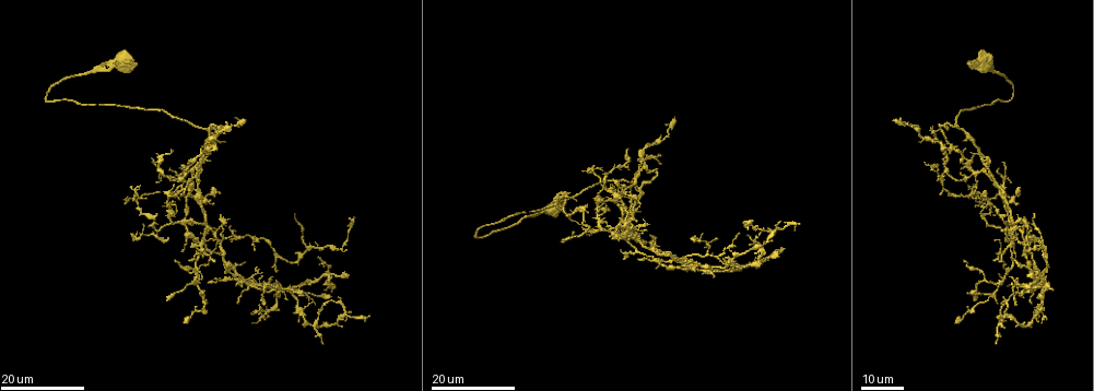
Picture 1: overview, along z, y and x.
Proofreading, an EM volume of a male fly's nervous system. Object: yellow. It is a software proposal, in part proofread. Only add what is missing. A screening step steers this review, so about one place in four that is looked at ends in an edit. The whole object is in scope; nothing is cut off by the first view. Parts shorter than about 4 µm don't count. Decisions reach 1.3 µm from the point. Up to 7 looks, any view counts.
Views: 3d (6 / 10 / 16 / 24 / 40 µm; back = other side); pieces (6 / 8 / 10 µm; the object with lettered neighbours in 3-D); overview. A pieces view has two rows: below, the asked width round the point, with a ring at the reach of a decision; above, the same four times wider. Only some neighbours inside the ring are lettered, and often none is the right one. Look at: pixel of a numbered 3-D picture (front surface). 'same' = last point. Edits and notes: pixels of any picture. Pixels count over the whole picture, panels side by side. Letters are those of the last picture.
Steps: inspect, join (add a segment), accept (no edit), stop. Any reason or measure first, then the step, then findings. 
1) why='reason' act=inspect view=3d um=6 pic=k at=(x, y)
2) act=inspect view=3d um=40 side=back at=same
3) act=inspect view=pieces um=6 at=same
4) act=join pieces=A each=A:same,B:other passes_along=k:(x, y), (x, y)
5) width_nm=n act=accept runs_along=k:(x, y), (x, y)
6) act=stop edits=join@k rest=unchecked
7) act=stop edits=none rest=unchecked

why='free end' act=inspect view=3d um=24 pic=1 at=(175, 262)

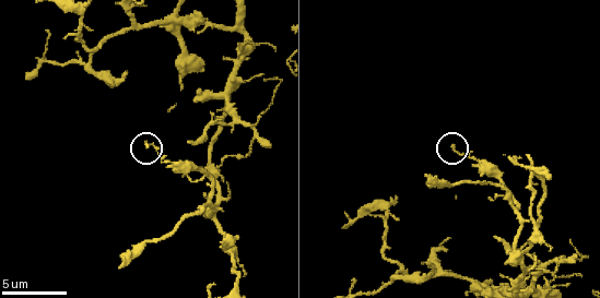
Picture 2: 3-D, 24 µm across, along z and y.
act=inspect view=pieces um=8 pic=2 at=(454, 148)

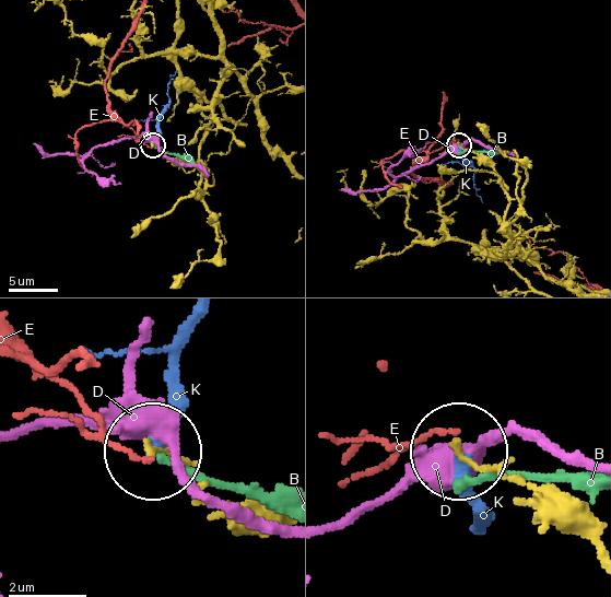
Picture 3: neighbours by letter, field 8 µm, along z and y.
act=accept each=B:other,D:other,E:other,K:other runs_along=3:(589, 540), (466, 455) found='none of them fits'

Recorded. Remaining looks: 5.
why='tapers out' act=inspect view=pieces um=6 pic=2 at=(189, 140)

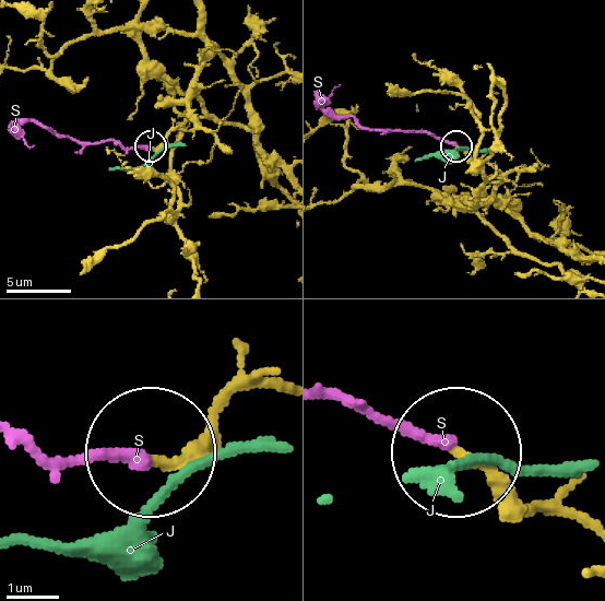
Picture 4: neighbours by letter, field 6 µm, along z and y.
act=join pieces=S each=J:other,S:same passes_along=4:(486, 164), (426, 133), (334, 116), (324, 103), (340, 85) found='it goes on there'

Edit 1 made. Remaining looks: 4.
act=inspect view=overview

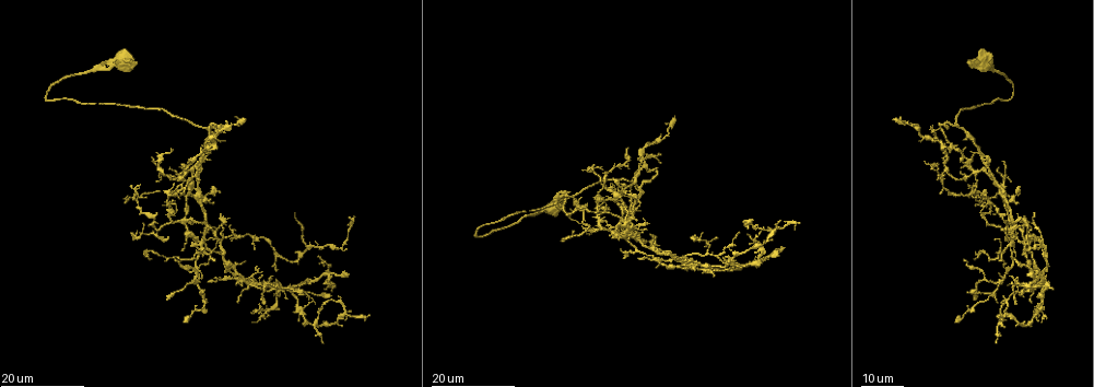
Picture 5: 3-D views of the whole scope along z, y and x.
why='branch stops here' act=inspect view=3d um=24 pic=5 at=(596, 229)

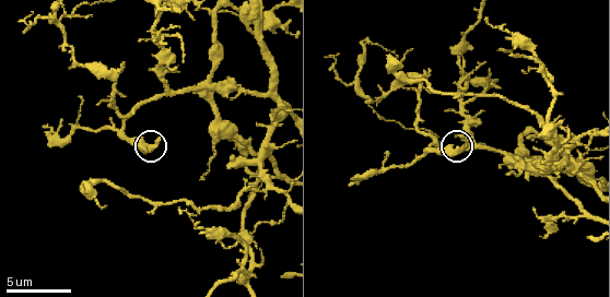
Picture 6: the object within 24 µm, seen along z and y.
why='closer look' act=inspect view=3d um=10 pic=6 at=(159, 139)

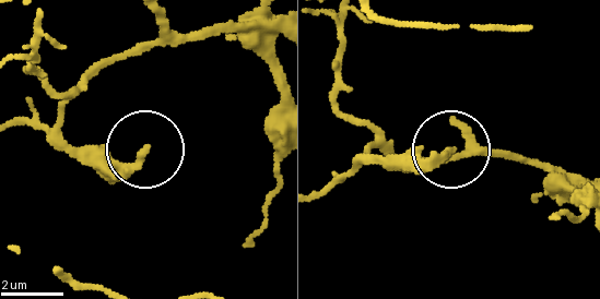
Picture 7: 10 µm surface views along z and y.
act=inspect view=pieces um=10 pic=7 at=(142, 154)

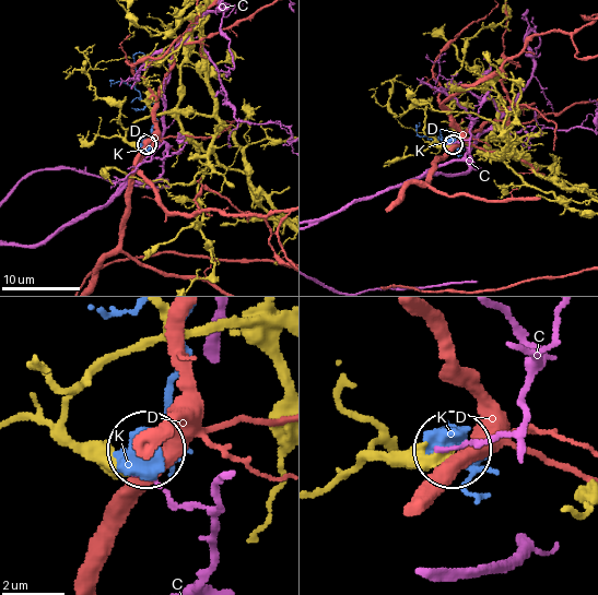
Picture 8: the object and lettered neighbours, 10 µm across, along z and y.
act=accept each=C:other,D:other,K:other found='no lettered segment goes on from it'

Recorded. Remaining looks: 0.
act=stop edits=join@4 rest=unchecked

